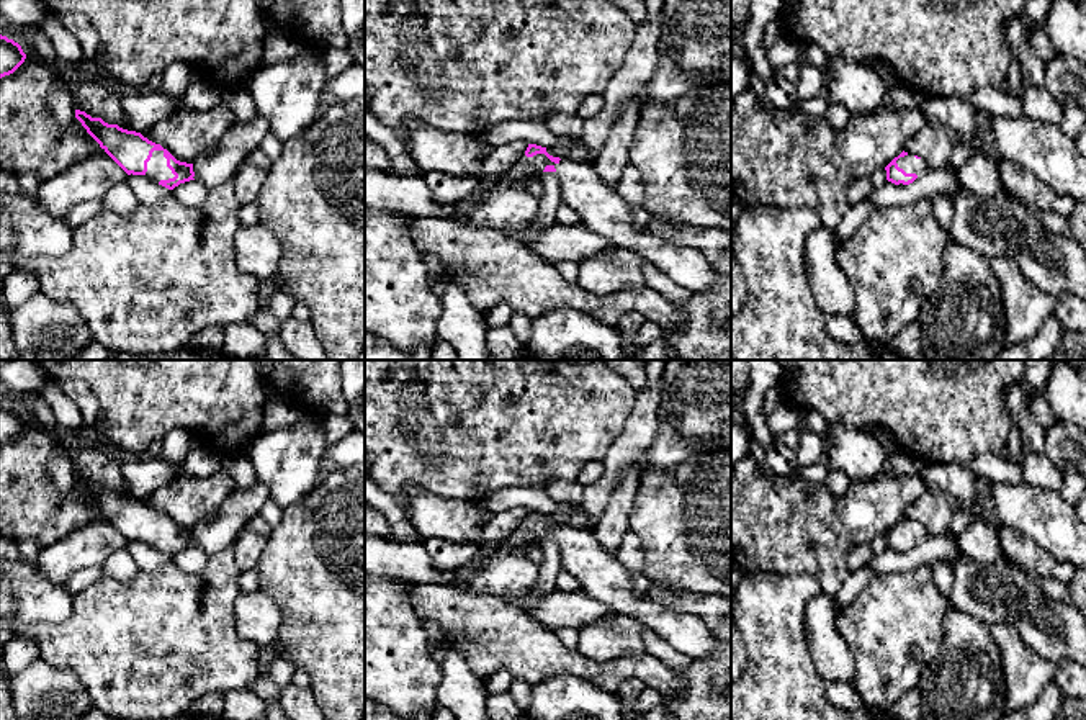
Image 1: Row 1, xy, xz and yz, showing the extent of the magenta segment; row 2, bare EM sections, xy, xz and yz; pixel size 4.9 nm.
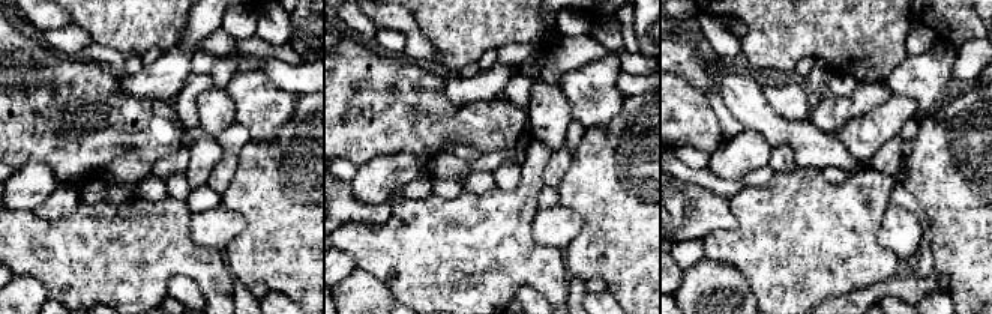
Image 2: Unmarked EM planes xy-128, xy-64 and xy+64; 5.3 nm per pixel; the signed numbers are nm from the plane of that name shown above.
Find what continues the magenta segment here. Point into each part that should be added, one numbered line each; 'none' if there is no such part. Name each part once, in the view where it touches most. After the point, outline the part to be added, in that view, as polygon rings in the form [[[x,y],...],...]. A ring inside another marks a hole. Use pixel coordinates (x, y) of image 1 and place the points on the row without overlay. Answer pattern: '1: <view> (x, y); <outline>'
1: xy (157, 535); [[[154,517],[152,519],[152,524],[147,529],[147,538],[144,543],[147,543],[157,550],[160,547],[168,547],[168,545],[175,543],[172,540],[172,537],[167,533],[167,525],[164,524],[164,517]]]

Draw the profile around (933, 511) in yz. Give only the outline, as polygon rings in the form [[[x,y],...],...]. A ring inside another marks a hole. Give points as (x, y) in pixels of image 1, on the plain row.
[[[929,488],[906,509],[904,519],[921,524],[932,537],[945,537],[952,514],[945,493]]]

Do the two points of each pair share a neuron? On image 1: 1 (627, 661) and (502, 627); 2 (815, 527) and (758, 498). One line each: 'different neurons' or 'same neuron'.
1: same neuron
2: same neuron

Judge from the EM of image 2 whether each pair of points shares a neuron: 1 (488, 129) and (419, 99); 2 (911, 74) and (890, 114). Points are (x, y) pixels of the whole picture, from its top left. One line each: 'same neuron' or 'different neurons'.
1: same neuron
2: different neurons

